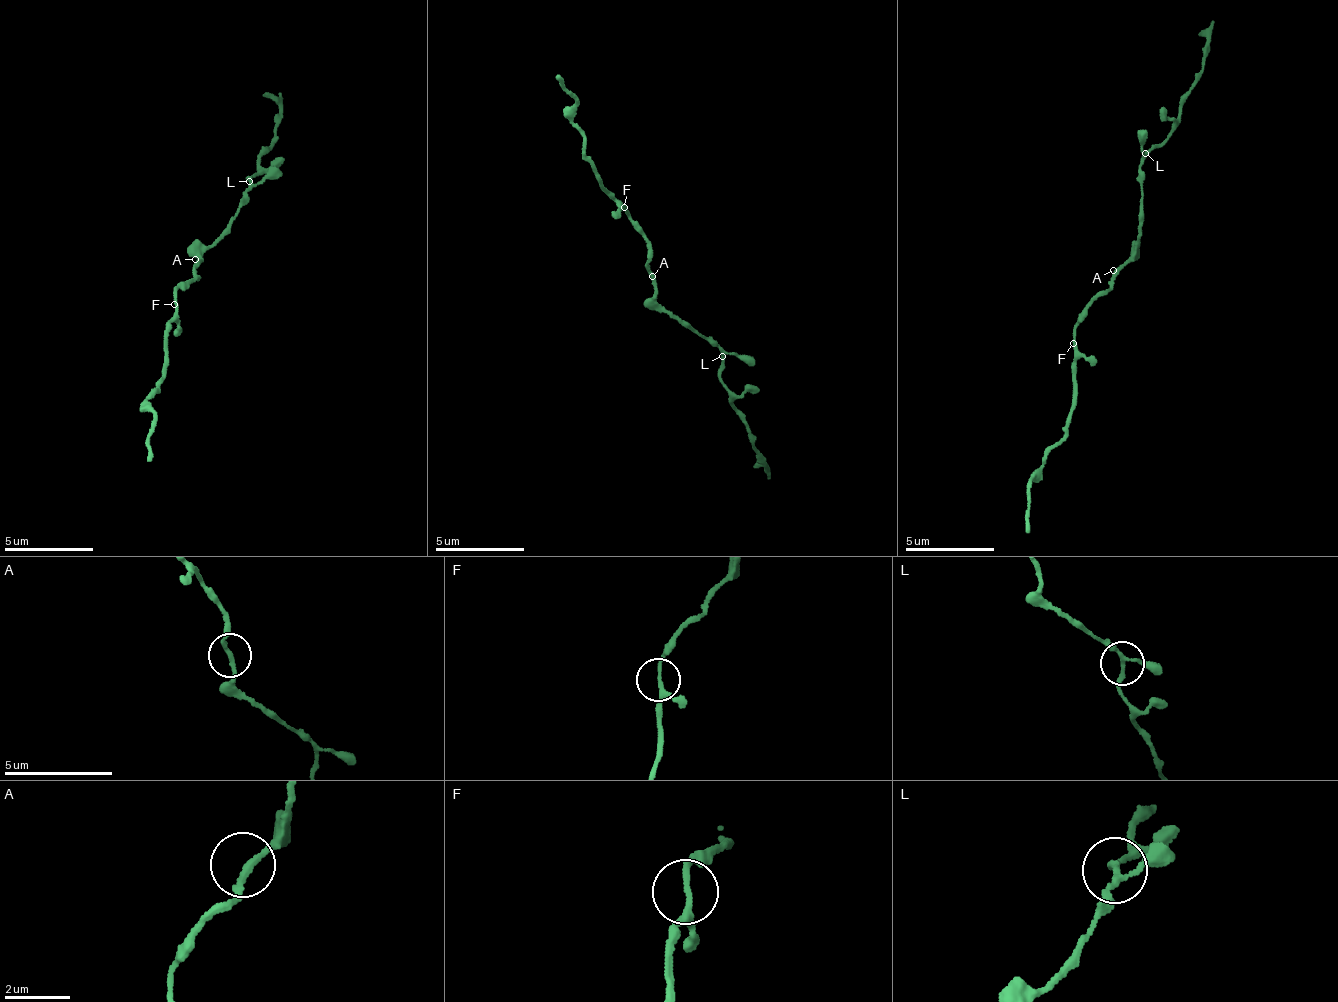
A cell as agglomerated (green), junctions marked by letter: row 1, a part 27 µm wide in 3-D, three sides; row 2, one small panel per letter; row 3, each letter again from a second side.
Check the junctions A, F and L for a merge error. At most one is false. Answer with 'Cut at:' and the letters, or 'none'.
Cut at: none

